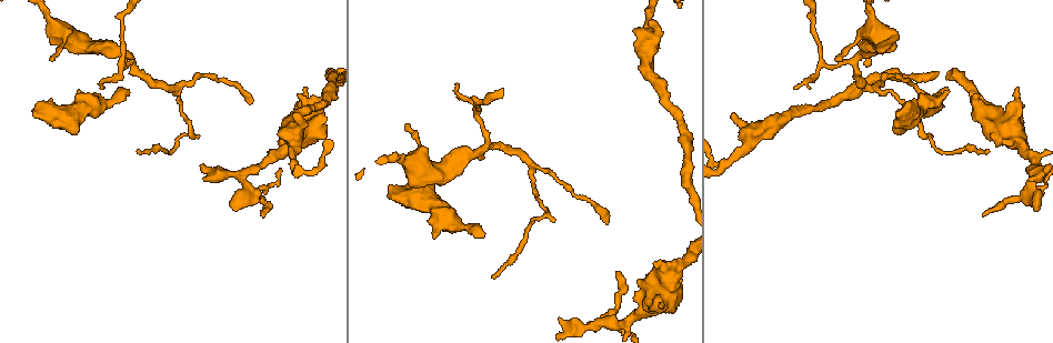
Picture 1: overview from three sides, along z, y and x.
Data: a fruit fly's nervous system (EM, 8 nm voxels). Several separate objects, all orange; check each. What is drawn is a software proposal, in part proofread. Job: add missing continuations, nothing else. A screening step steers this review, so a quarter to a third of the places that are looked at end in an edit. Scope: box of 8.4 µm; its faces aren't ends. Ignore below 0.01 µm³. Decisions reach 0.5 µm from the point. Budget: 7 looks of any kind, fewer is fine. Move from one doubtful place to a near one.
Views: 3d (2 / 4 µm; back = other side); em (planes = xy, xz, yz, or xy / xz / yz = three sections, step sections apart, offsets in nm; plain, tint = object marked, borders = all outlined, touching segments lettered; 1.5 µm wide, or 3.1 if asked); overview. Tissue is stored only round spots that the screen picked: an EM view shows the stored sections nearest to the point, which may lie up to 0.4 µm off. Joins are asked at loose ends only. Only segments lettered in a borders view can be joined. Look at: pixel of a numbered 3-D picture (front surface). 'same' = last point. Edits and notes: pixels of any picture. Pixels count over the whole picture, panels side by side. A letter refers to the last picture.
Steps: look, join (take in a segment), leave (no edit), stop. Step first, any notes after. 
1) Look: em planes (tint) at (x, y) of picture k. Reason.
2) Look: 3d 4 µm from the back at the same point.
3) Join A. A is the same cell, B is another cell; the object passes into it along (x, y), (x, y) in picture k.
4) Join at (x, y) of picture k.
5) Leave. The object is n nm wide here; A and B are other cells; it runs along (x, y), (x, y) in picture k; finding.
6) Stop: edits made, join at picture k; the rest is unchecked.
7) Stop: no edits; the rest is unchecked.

Look: em yz step 4 (tint) at (663, 307) of picture 1. Free end.

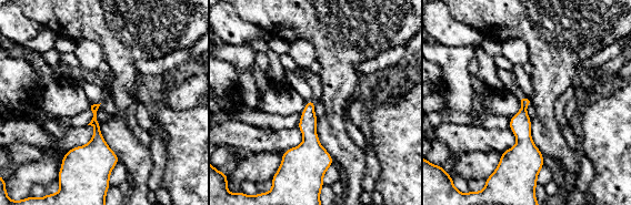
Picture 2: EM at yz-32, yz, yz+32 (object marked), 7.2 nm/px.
Look: em yz step 4 (borders) at the same point. What lies round it.

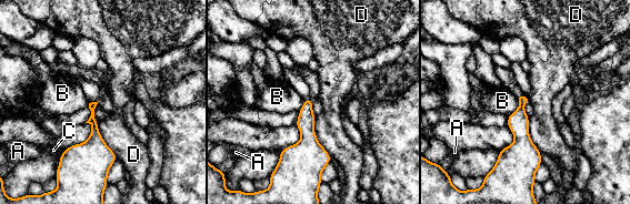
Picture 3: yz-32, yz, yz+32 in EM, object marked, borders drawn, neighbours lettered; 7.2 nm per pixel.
Leave. A, B, C and D are other cells; none of them fits.

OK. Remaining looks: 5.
Look: em planes (tint) at (32, 112) of picture 1. An open end.

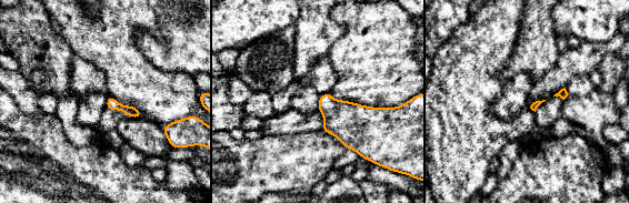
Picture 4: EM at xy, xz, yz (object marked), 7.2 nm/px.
Look: em planes (borders) at the same point. See the neighbours.

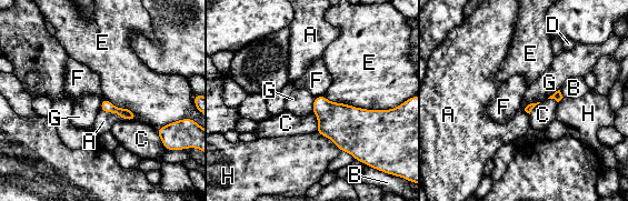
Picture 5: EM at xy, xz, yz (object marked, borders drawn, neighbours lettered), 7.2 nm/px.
Join A. A is the same cell, B, C, D, E, F, G and H are other cells; the object passes into it along (107, 107), (112, 111), (103, 121) in picture 5; the cell continues.

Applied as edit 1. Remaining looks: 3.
Look: overview. See it whole again.

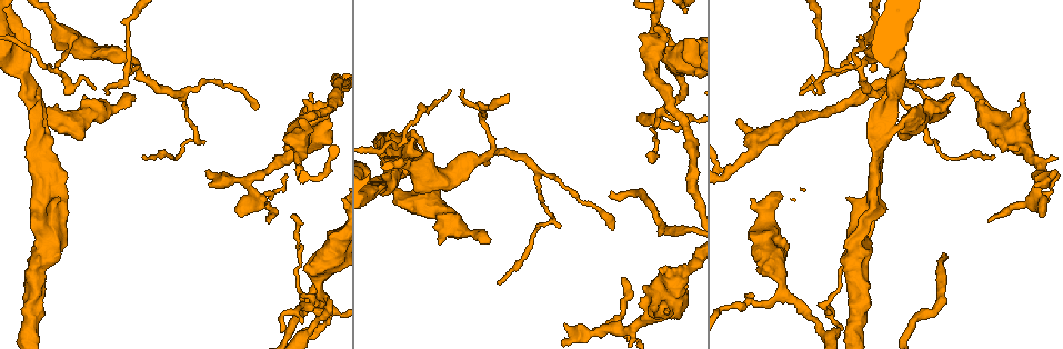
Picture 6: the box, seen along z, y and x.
Look: em xy step 8 (plain) at (657, 28) of picture 6. An open end.

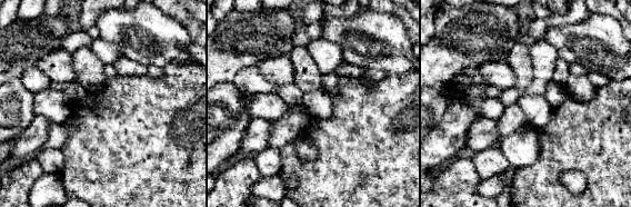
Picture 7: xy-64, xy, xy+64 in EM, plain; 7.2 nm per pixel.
Look: em xy step 8 (borders) at the same point.

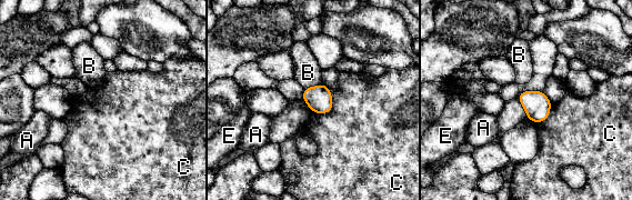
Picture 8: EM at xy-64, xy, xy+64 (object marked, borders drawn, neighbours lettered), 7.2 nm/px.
Leave. A, B, C and E are other cells; none of them fits.

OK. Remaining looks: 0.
Stop: edits made, join at picture 5; the rest is unchecked.

